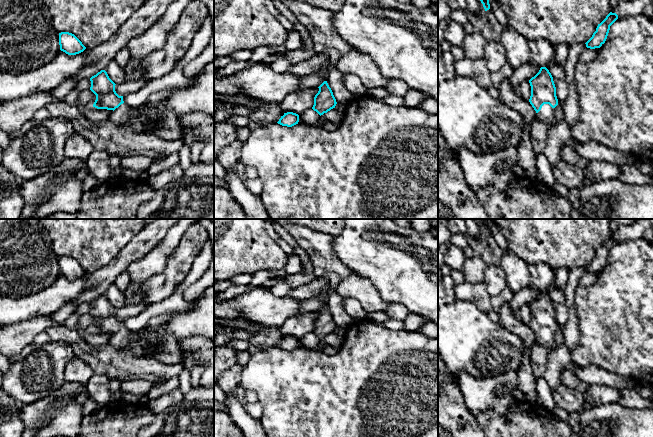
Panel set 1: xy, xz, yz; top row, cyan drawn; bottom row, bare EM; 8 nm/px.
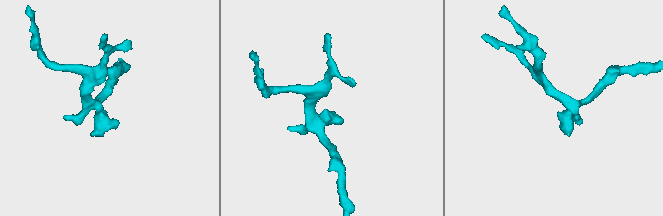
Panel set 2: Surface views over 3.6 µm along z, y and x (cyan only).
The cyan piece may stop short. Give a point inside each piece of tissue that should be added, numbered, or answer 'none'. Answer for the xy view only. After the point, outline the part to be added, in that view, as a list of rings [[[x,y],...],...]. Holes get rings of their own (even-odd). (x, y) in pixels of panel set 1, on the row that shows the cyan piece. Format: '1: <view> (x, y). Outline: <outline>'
1: xy (136, 118). Outline: [[[125,103],[114,110],[111,120],[118,126],[129,126],[136,133],[144,133],[145,125],[154,116],[156,109],[151,106],[129,107]]]

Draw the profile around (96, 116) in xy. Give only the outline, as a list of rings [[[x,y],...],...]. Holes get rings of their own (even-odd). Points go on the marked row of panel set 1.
[[[92,107],[91,109],[86,110],[84,116],[91,122],[91,124],[99,125],[111,120],[111,115],[113,112],[113,110],[97,109]]]

